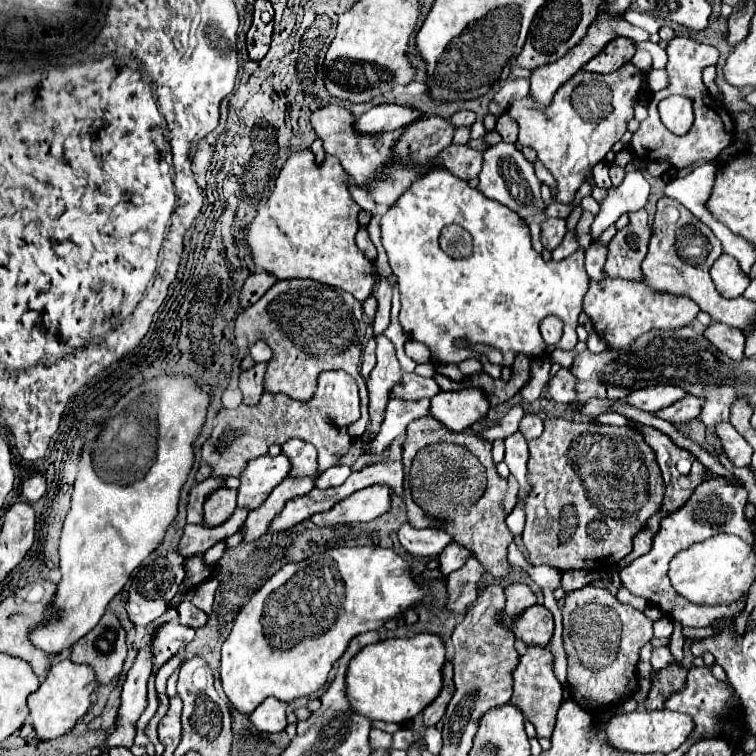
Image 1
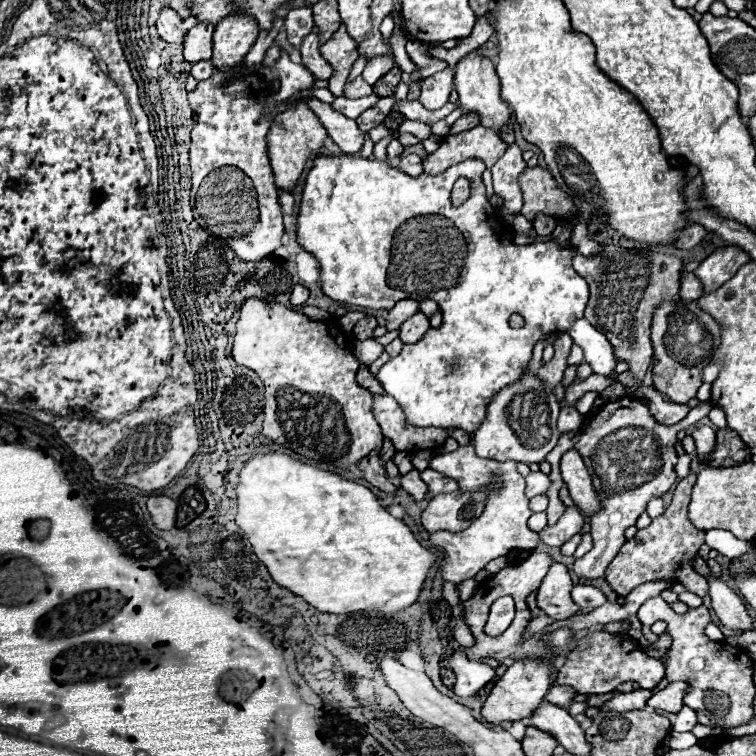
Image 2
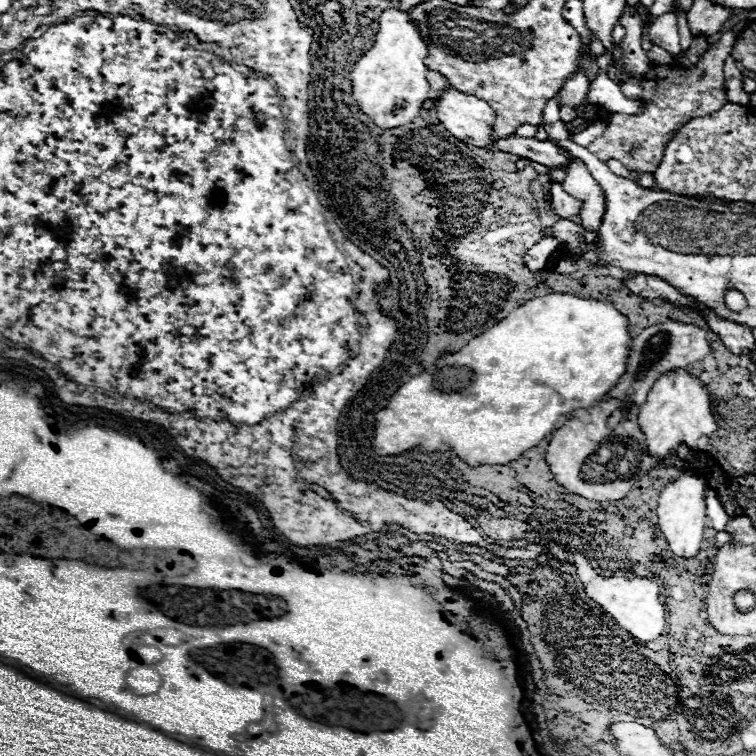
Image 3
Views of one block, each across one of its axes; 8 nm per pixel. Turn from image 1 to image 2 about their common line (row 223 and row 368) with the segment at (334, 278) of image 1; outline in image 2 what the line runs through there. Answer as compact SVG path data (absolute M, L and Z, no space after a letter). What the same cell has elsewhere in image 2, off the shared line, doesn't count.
M248 298L236 324L232 356L238 364L252 368L266 386L262 434L268 440L290 448L300 456L336 468L350 468L372 450L382 448L384 438L372 414L372 394L356 382L356 370L360 362L350 352L342 330L326 322L312 322L308 316L298 314L282 304L266 304L262 300Z

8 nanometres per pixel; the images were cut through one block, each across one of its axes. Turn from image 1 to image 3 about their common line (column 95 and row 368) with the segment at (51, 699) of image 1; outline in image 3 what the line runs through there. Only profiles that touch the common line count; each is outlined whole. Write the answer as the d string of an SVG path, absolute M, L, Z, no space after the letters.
M680 368L680 370L670 370L668 374L662 374L660 380L656 380L656 384L652 386L652 390L648 392L646 402L638 408L638 426L640 430L646 434L646 444L648 444L648 452L656 458L674 454L674 448L684 442L690 448L698 446L698 440L702 434L712 434L716 430L716 418L712 414L712 398L710 392L706 390L706 386L700 384L700 378L690 374L688 368Z

